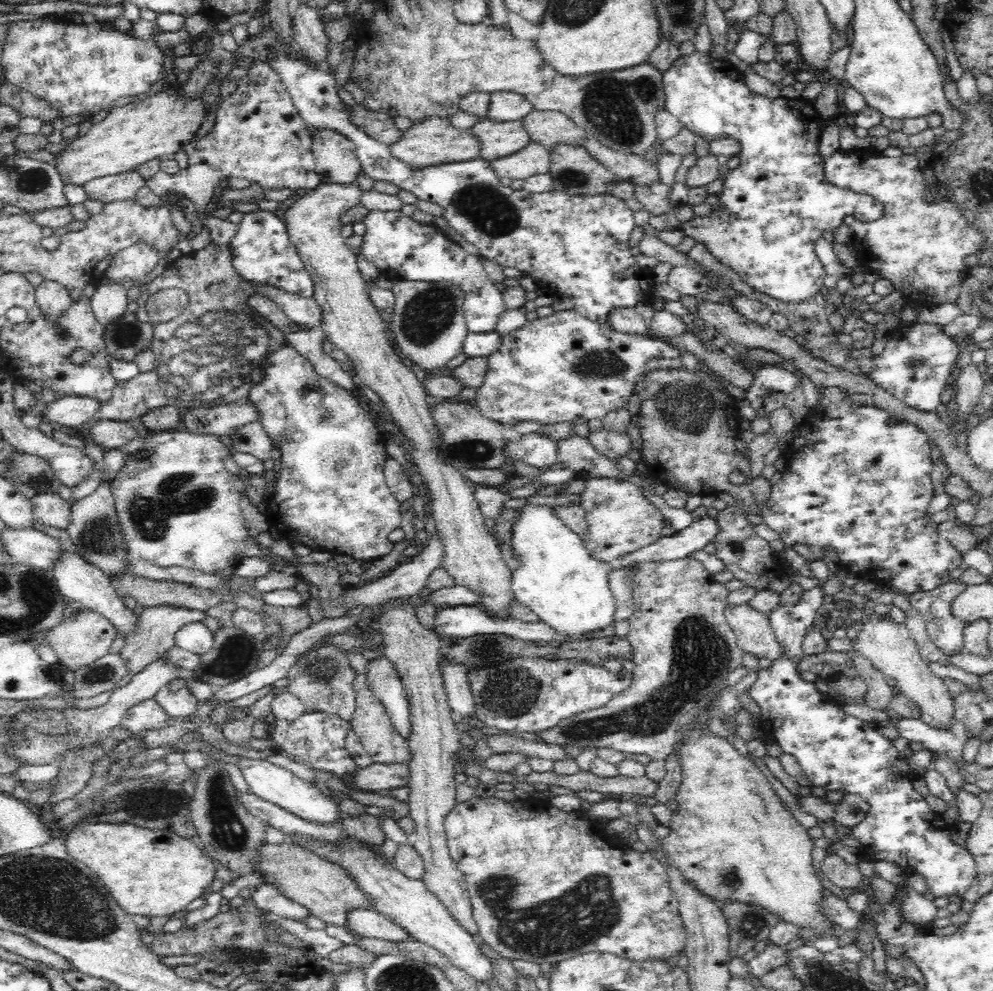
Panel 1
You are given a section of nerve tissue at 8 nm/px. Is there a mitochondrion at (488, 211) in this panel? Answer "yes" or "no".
yes

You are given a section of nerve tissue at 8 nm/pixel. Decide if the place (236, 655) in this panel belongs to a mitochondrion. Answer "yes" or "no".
yes

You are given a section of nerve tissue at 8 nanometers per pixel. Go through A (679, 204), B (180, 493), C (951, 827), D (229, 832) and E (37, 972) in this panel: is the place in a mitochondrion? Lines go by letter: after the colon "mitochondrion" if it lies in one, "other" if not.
A: other
B: mitochondrion
C: other
D: mitochondrion
E: other

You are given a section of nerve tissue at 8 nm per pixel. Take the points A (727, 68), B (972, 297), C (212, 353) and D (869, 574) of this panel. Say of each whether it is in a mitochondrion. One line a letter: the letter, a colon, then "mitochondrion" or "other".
A: other
B: other
C: mitochondrion
D: other

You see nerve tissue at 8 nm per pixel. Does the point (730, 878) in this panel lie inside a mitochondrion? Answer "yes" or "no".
yes

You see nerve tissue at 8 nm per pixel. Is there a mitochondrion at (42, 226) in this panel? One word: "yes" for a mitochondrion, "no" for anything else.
no

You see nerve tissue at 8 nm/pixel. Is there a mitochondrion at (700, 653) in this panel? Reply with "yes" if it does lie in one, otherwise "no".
yes

